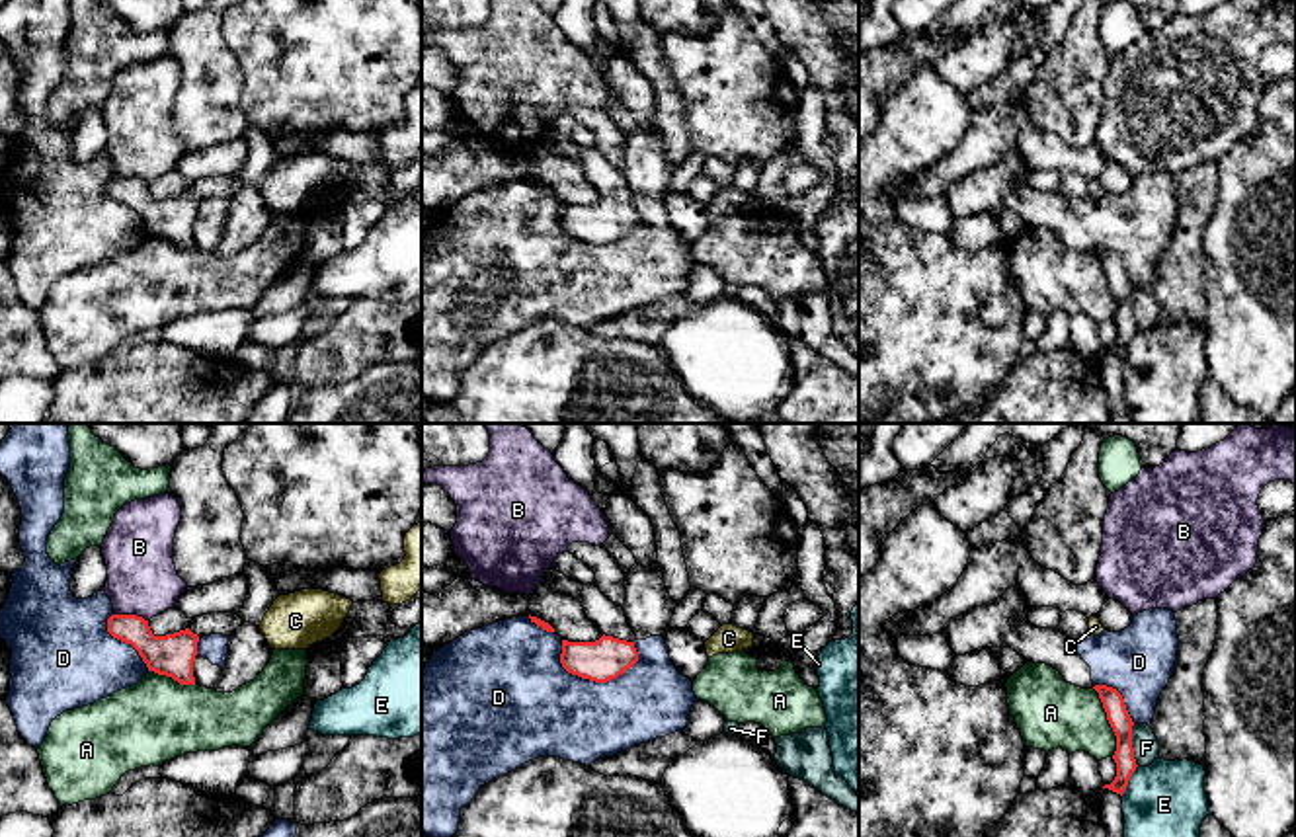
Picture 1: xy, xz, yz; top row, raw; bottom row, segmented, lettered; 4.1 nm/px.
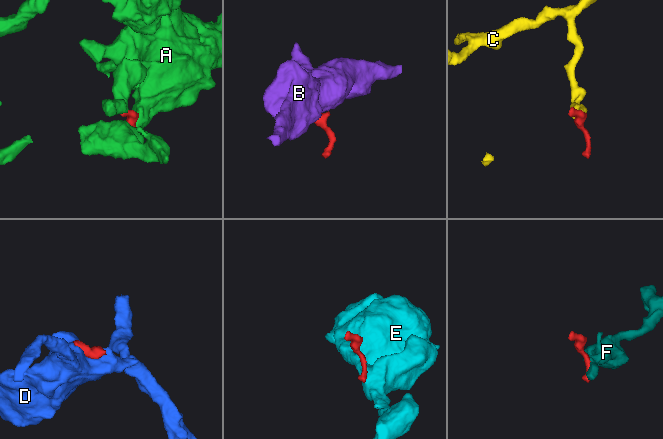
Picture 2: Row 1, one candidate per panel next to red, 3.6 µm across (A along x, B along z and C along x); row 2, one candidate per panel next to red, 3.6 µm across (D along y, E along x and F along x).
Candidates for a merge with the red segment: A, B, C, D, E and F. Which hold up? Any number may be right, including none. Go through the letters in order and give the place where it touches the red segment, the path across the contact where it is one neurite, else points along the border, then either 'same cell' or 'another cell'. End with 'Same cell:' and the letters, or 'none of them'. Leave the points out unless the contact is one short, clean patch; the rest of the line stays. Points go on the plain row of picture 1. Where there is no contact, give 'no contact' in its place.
A: meets red in yz at (1109, 285); another cell
B: meets red in xy at (131, 178); border along xy (116, 176), (135, 176), (147, 184); another cell
C: no contact; same cell
D: meets red in xz at (606, 244); another cell
E: meets red in yz at (1129, 342); border along yz (1136, 328), (1121, 358); another cell
F: meets red in yz at (1131, 309); border along yz (1133, 287), (1133, 320), (1138, 328); another cell
Same cell: C

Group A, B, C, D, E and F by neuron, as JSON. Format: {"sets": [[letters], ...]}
{"sets": [["A"], ["B"], ["C"], ["D"], ["E"], ["F"]]}

